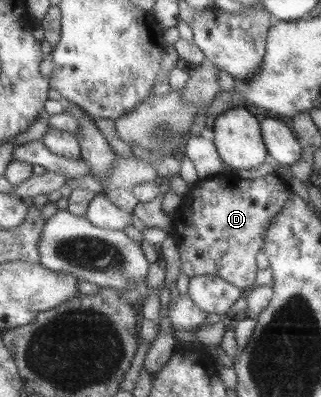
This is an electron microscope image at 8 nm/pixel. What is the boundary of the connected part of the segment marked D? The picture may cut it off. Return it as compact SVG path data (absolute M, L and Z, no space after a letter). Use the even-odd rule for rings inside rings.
M274 172L254 179L237 178L234 187L228 183L226 176L196 180L184 195L184 202L175 208L171 219L172 237L177 246L180 271L188 277L212 275L221 278L245 293L253 288L257 270L254 256L262 248L263 233L266 232L270 221L291 197L290 189L290 185Z

